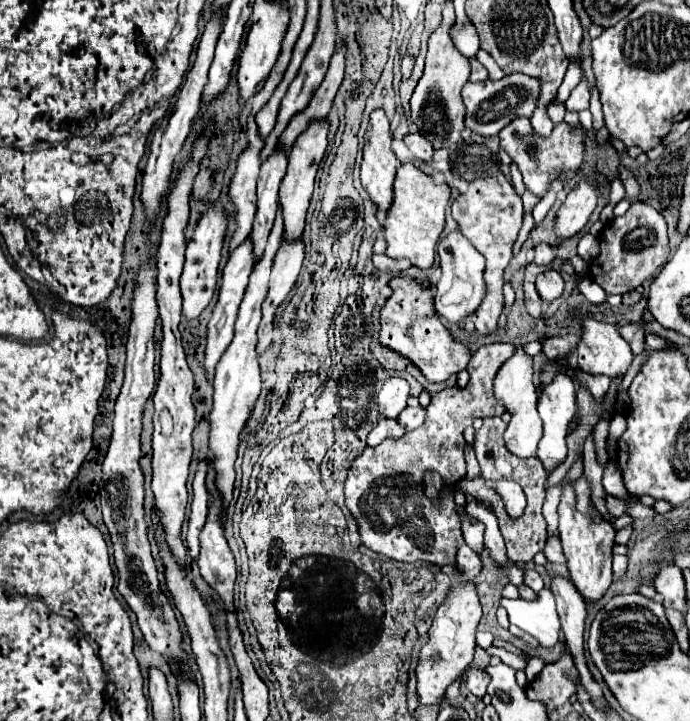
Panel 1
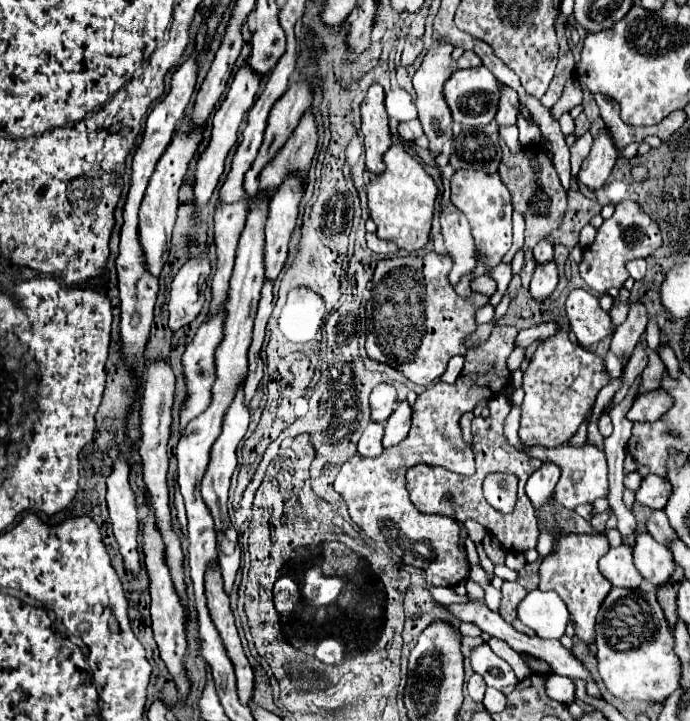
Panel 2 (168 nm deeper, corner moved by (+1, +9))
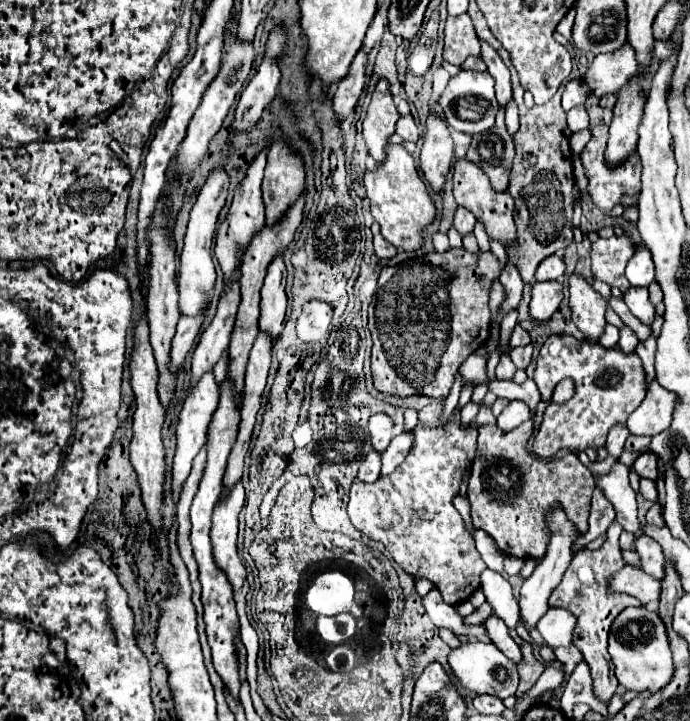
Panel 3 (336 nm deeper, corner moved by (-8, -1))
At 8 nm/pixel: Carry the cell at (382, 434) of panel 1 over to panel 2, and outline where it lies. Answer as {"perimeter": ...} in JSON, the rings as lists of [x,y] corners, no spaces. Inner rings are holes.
{"perimeter":[[[369,424],[357,444],[357,452],[361,456],[379,456],[383,452],[381,446],[381,438],[383,438],[383,424]]]}

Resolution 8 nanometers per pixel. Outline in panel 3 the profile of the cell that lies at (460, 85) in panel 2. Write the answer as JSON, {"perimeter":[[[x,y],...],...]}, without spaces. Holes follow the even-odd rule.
{"perimeter":[[[462,70],[460,74],[452,76],[444,94],[438,100],[446,122],[450,128],[458,130],[458,132],[466,132],[466,134],[480,134],[488,128],[492,128],[492,118],[496,118],[498,114],[498,102],[492,90],[492,76],[488,72],[468,72]]]}

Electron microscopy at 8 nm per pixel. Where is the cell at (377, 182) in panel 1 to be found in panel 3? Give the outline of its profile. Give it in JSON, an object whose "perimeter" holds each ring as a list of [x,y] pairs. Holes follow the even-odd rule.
{"perimeter":[[[380,80],[364,118],[364,140],[376,164],[382,164],[386,160],[386,146],[390,136],[396,134],[398,118],[400,114],[394,106],[390,84],[386,80]]]}

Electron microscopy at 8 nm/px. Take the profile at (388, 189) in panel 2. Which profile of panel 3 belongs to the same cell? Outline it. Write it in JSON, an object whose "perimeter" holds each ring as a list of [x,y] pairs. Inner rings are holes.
{"perimeter":[[[388,144],[388,158],[374,172],[364,174],[364,188],[370,198],[370,210],[374,220],[382,228],[382,236],[386,242],[404,252],[414,252],[424,244],[424,228],[430,226],[436,218],[434,202],[428,194],[426,182],[416,170],[412,156],[404,146]]]}

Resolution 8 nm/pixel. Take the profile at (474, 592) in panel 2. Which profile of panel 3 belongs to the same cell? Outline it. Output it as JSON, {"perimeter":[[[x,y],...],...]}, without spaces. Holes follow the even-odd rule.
{"perimeter":[[[484,602],[480,608],[476,608],[470,616],[466,616],[466,620],[470,622],[470,624],[482,624],[482,622],[486,622],[490,616],[494,616],[494,610],[492,610],[492,606],[488,604],[488,602]]]}

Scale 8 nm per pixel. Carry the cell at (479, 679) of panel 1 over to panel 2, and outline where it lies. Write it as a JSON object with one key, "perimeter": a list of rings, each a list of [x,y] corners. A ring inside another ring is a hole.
{"perimeter":[[[473,674],[471,678],[469,678],[469,682],[467,682],[467,692],[469,692],[469,696],[475,700],[475,702],[483,702],[483,694],[485,694],[485,682],[481,680],[481,676],[479,674]]]}

